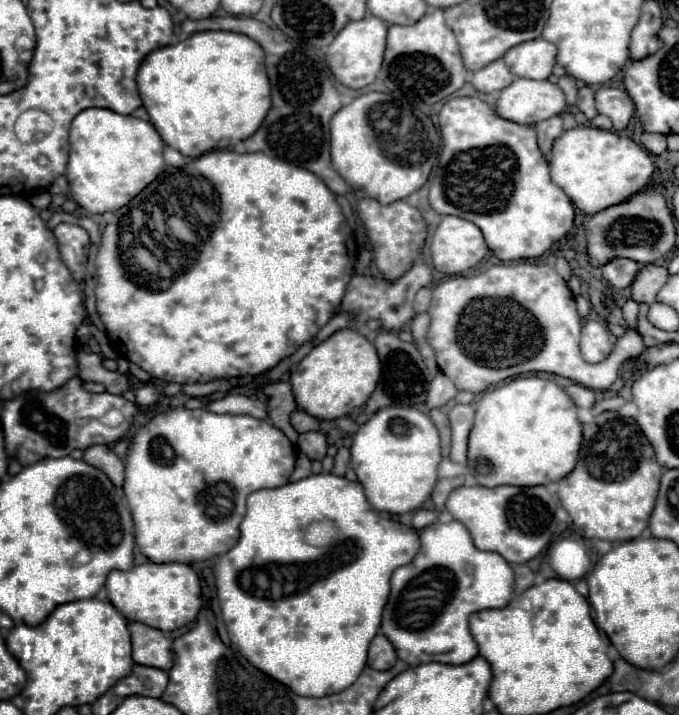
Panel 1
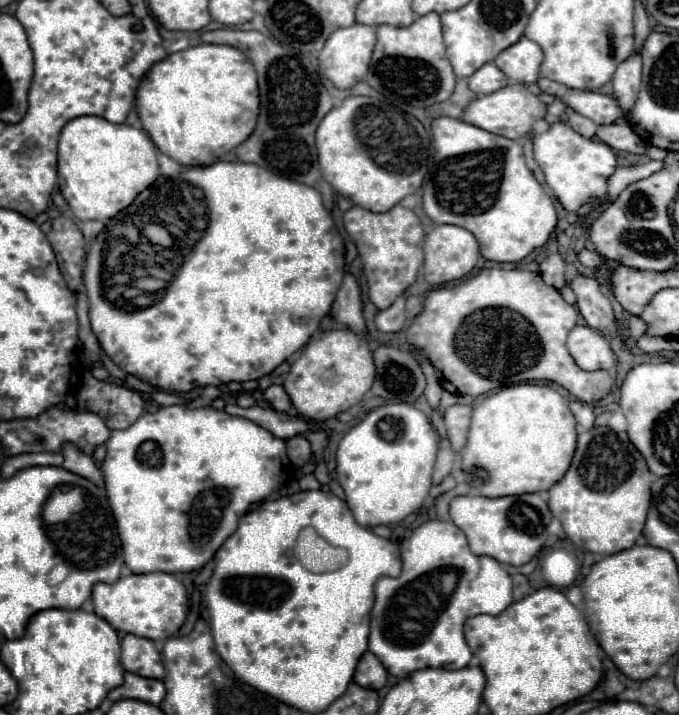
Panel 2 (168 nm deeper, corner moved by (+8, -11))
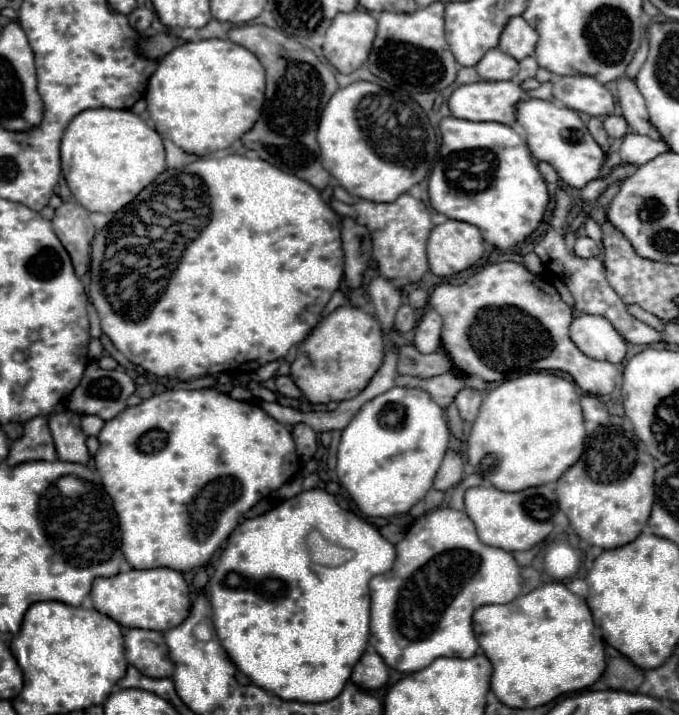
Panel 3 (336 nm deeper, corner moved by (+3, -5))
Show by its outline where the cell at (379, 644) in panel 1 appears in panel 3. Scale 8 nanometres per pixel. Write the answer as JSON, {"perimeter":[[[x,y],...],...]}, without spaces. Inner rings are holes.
{"perimeter":[[[375,651],[363,653],[363,657],[353,667],[353,673],[351,673],[351,681],[365,691],[383,687],[387,679],[389,679],[387,665],[381,661],[381,657]]]}

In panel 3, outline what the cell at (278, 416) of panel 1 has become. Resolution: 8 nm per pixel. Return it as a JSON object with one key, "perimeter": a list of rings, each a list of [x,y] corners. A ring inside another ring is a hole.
{"perimeter":[[[279,375],[279,377],[275,377],[275,389],[277,389],[277,393],[281,393],[281,395],[285,395],[285,397],[301,397],[301,391],[299,391],[299,387],[293,383],[293,379],[289,377],[289,375]]]}

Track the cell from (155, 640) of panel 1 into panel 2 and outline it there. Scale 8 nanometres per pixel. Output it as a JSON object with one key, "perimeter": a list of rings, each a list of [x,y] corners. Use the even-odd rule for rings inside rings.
{"perimeter":[[[126,635],[122,639],[122,667],[142,677],[164,679],[162,655],[158,653],[154,641],[138,635]]]}

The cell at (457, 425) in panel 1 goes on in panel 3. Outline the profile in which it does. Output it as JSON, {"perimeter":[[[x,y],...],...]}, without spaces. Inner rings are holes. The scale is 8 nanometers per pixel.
{"perimeter":[[[465,387],[457,393],[455,405],[457,405],[463,421],[469,421],[469,423],[475,421],[477,413],[479,413],[479,407],[481,407],[481,399],[483,399],[483,393],[475,391],[475,389],[469,389],[469,387]]]}

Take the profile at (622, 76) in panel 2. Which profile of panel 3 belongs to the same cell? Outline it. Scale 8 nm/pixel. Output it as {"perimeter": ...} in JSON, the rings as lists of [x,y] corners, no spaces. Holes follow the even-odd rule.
{"perimeter":[[[627,77],[619,79],[619,105],[623,109],[623,117],[629,123],[633,133],[647,135],[655,141],[661,139],[661,135],[657,133],[657,127],[651,125],[651,121],[649,121],[645,99],[641,97],[635,81],[631,81]]]}

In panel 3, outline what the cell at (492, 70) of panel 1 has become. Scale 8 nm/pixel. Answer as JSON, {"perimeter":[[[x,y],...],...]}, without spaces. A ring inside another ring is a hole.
{"perimeter":[[[499,47],[489,49],[483,59],[475,65],[477,73],[485,81],[501,81],[501,79],[513,79],[519,71],[517,59],[503,53]]]}

